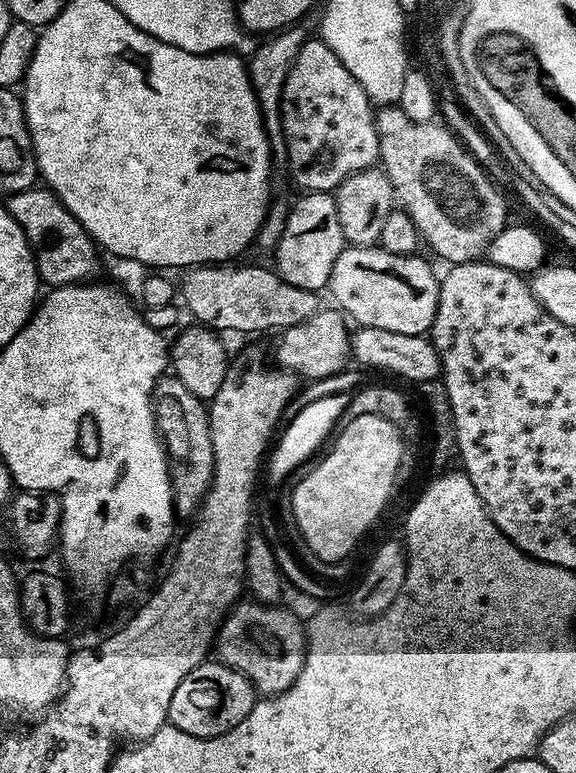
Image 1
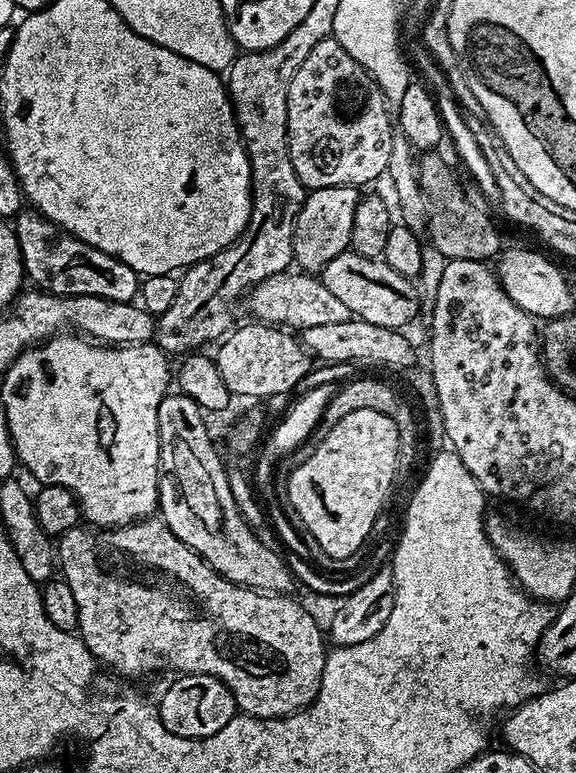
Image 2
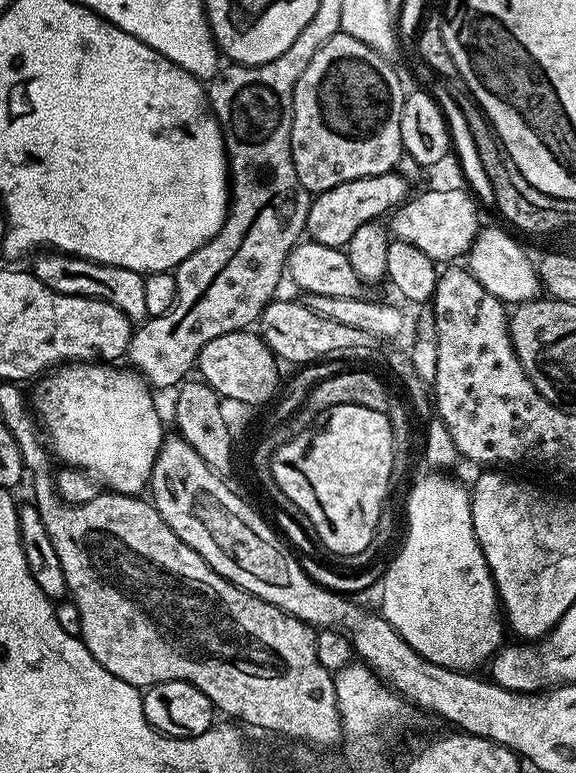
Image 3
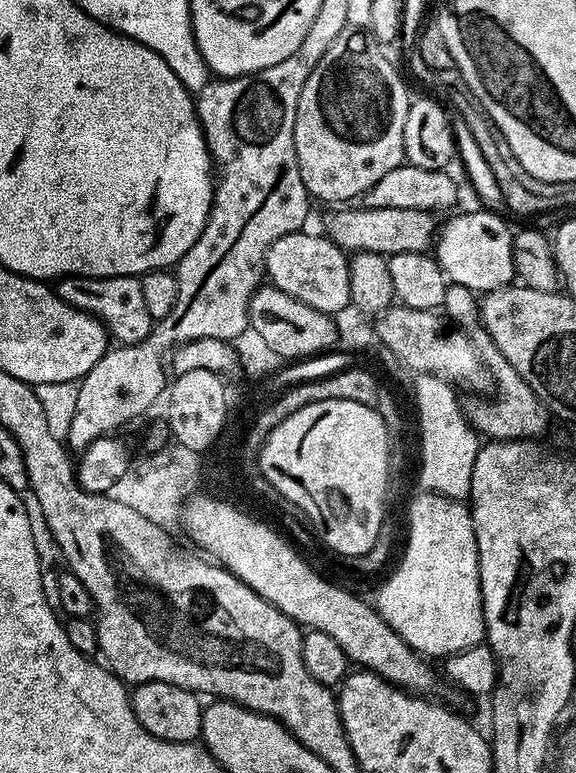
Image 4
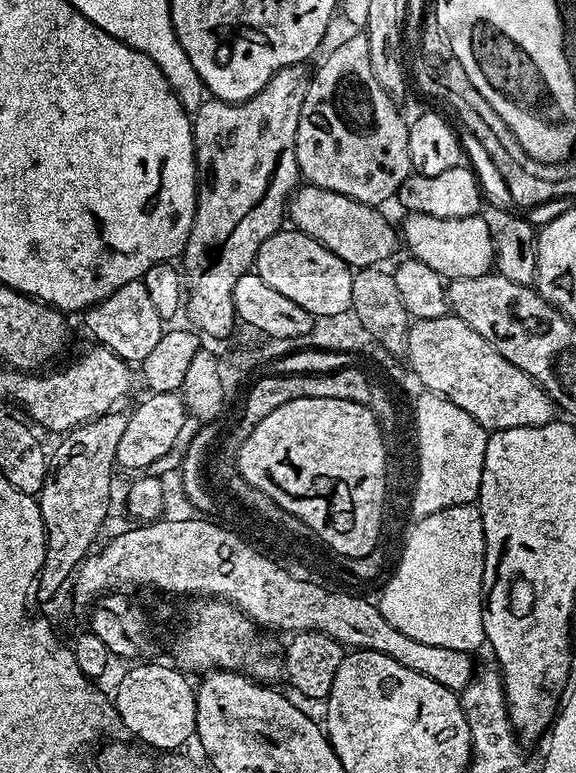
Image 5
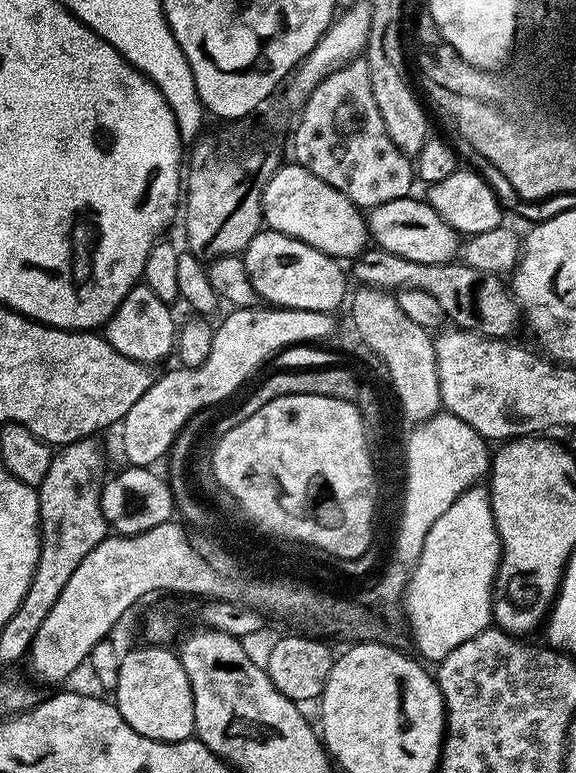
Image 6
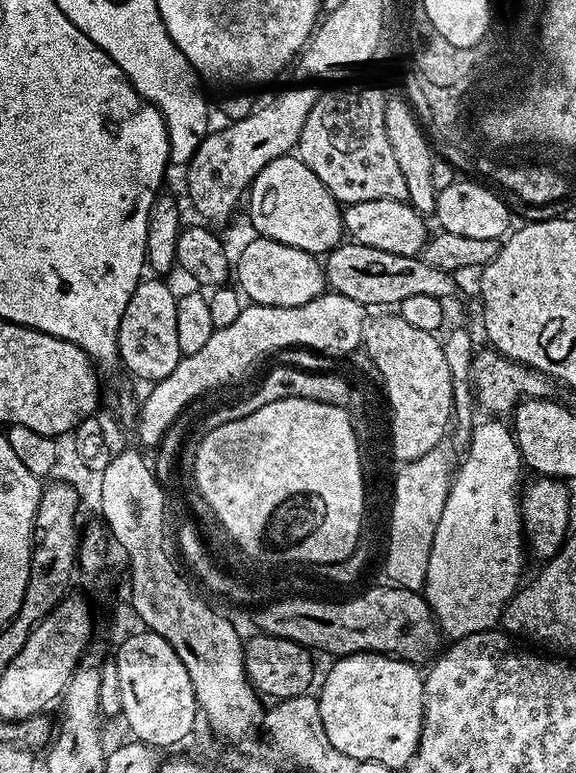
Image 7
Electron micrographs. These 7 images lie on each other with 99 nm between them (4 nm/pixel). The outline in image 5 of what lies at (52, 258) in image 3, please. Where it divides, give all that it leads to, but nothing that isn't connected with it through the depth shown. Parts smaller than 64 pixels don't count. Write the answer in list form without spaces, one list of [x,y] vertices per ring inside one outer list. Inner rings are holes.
[[[143,279],[126,282],[114,294],[102,302],[92,305],[83,313],[84,324],[97,345],[109,348],[115,356],[129,362],[142,362],[150,350],[158,343],[158,338],[166,330],[165,321],[161,320],[158,310],[150,303],[150,294],[146,294]]]

